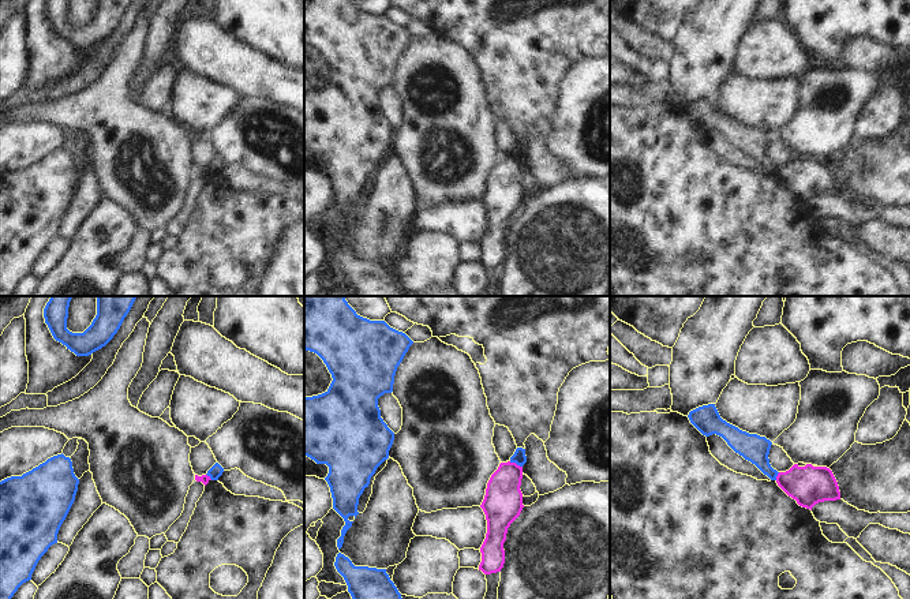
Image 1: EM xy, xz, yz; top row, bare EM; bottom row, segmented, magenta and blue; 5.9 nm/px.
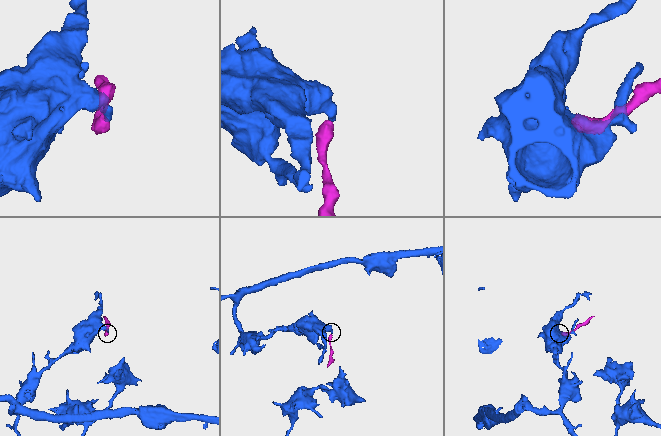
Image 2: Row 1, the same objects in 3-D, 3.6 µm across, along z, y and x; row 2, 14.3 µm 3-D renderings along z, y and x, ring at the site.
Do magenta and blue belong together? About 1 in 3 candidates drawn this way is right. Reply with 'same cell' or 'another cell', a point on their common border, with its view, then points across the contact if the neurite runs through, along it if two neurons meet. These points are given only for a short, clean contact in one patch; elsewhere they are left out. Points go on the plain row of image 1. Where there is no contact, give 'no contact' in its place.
another cell; meets magenta in xz at (516, 158); border along xz (509, 156), (521, 161)

